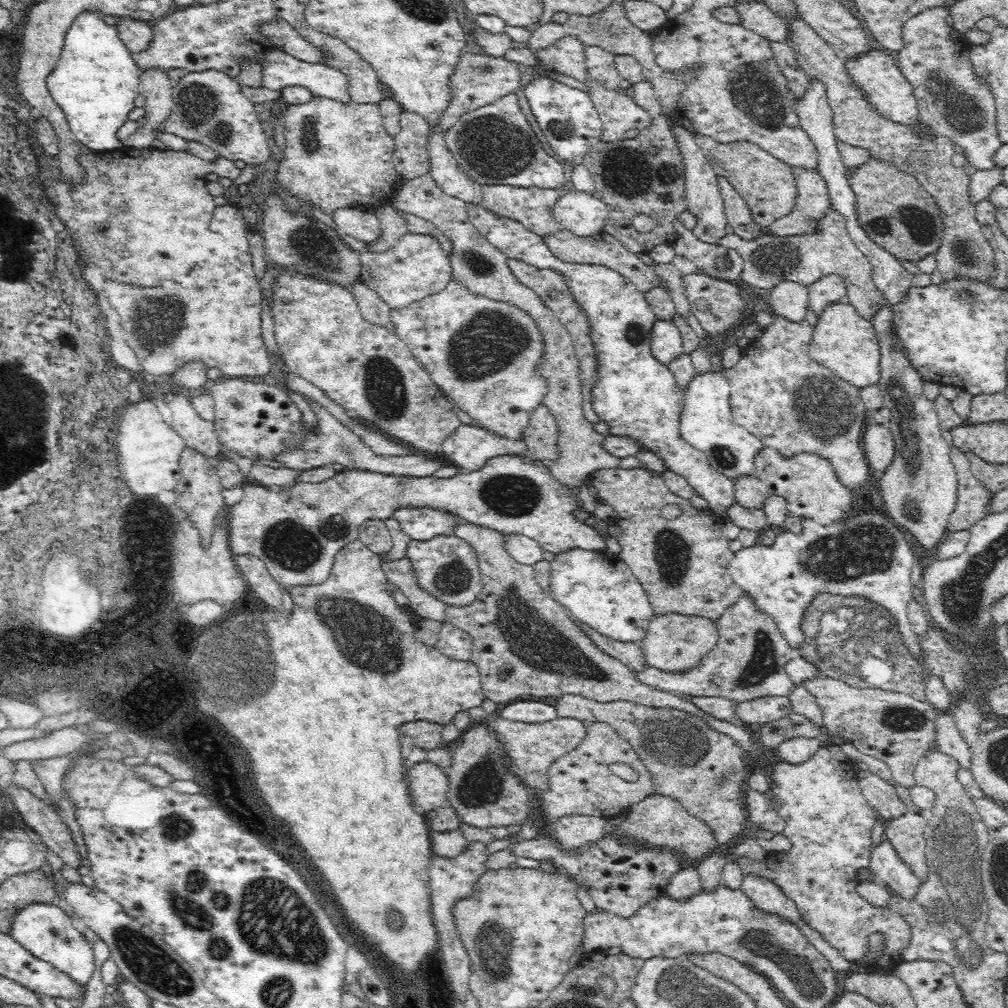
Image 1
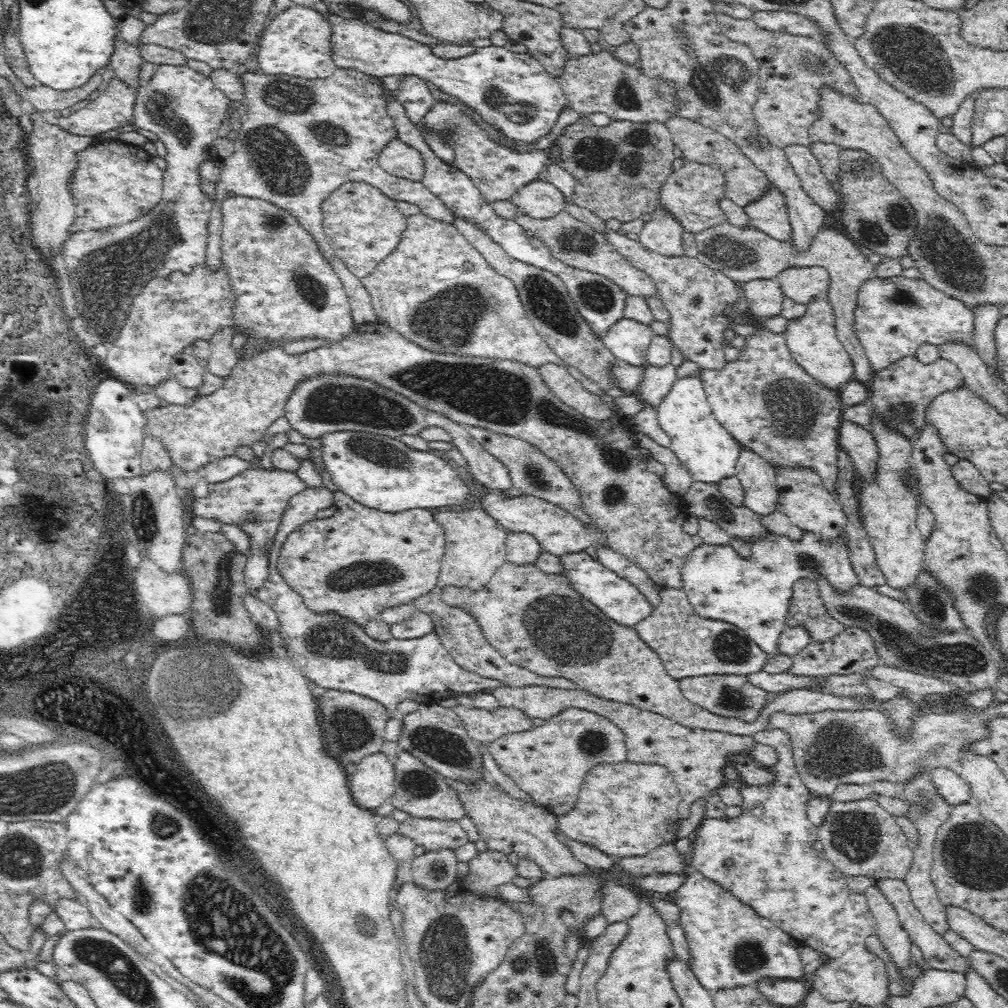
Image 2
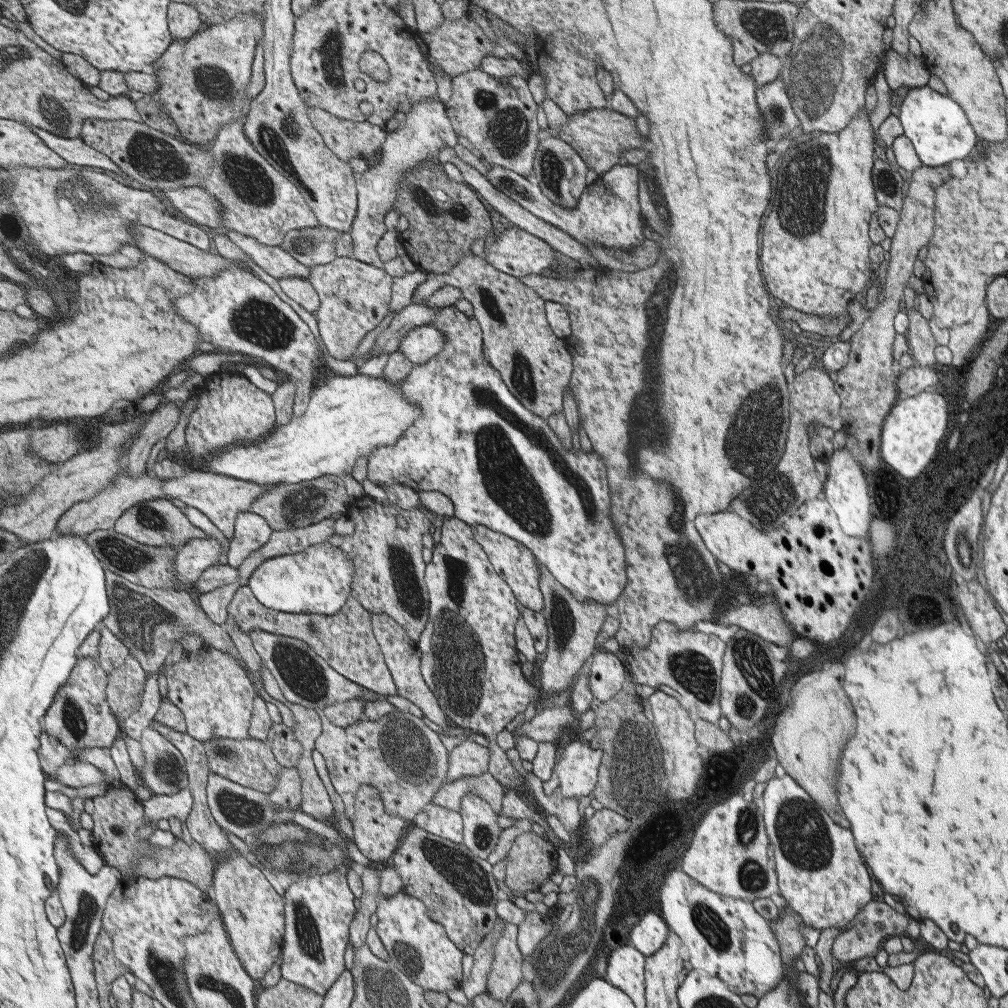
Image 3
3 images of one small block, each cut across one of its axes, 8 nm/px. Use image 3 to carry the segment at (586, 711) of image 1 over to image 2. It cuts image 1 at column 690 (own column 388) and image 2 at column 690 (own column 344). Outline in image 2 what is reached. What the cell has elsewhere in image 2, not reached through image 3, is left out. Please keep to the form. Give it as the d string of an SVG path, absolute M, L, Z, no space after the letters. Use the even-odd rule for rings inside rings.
M505 684L496 688L488 688L484 692L494 696L500 707L514 708L529 717L548 718L548 716L554 716L561 709L570 706L599 712L600 715L605 716L609 721L620 727L622 737L624 737L624 746L628 749L626 751L626 758L628 760L661 764L661 766L664 766L670 772L675 790L686 792L690 796L696 796L696 794L702 794L702 792L706 794L710 788L722 786L726 780L722 772L725 767L726 756L728 754L744 755L756 744L754 738L750 734L745 734L745 732L726 732L725 730L704 730L685 727L655 712L650 712L649 710L641 709L628 703L608 700L593 695L591 692L579 687L571 690L568 688L552 688L540 685L510 686Z

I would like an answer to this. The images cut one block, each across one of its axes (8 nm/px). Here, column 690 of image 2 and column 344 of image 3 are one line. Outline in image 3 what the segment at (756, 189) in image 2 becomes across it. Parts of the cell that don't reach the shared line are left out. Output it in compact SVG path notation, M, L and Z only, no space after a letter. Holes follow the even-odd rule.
M312 107L311 116L313 123L325 138L329 148L341 156L344 160L352 160L352 158L368 159L376 152L380 153L384 141L386 141L386 131L371 122L354 122L340 116L332 114L323 108Z

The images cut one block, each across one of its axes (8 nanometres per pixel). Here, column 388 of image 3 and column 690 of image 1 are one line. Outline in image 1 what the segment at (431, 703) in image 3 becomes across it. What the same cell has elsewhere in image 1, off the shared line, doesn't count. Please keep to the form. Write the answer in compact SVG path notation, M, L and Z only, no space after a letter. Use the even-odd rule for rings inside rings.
M655 614L650 622L647 636L638 642L644 651L648 665L654 665L658 669L677 671L687 669L699 663L699 658L709 651L717 641L714 620L698 616L686 616L685 614Z

